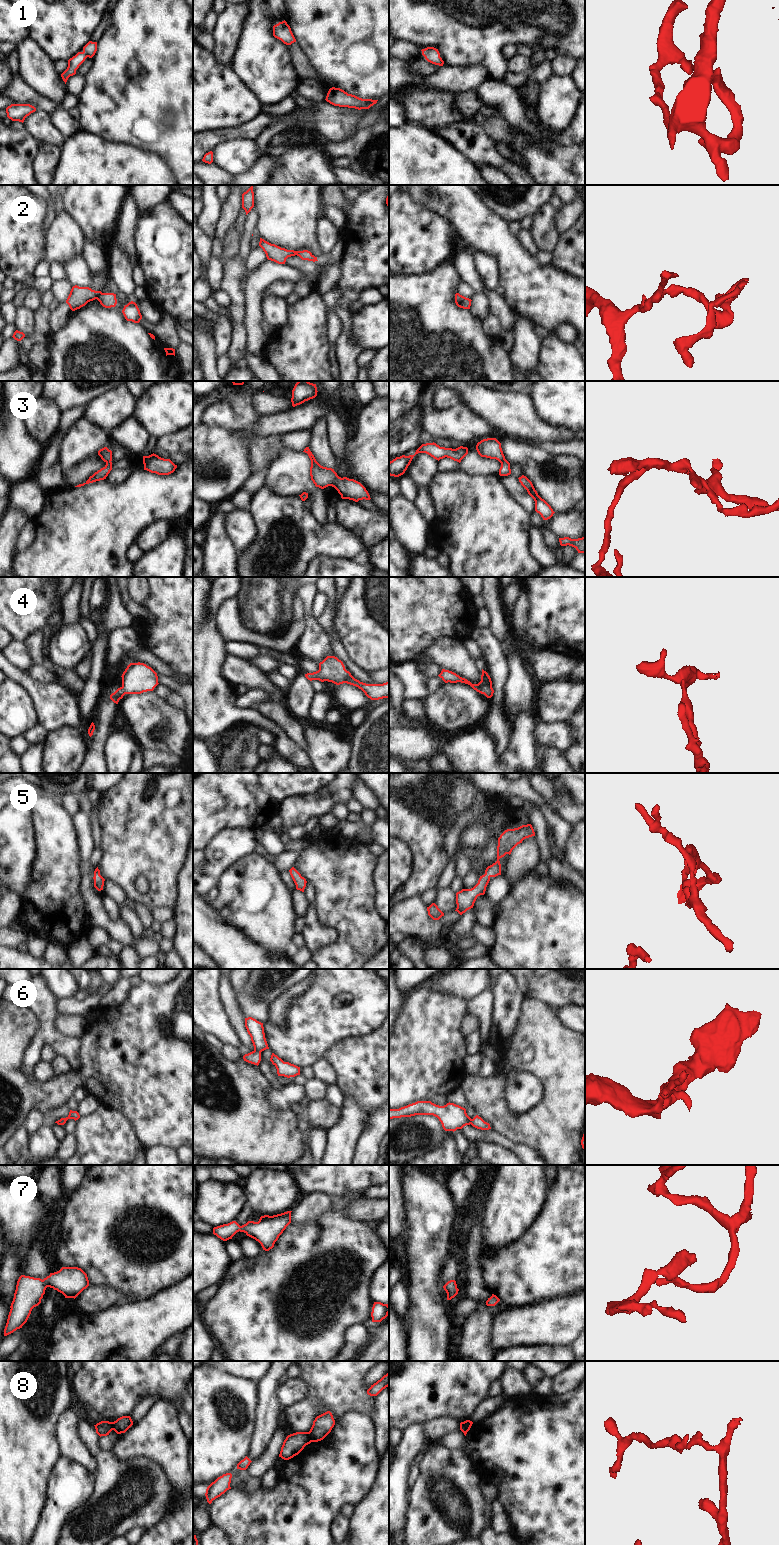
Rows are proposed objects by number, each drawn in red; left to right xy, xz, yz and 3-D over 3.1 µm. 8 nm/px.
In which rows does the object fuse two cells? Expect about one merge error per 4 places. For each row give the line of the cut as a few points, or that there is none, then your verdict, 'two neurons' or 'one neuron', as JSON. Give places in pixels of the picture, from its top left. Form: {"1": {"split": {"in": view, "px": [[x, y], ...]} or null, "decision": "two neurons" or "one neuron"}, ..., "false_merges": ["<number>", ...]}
{"1": {"split": null, "decision": "one neuron"}, "2": {"split": {"in": "xy", "px": [[102, 293], [96, 298]]}, "decision": "two neurons"}, "3": {"split": null, "decision": "one neuron"}, "4": {"split": null, "decision": "one neuron"}, "5": {"split": null, "decision": "one neuron"}, "6": {"split": null, "decision": "one neuron"}, "7": {"split": null, "decision": "one neuron"}, "8": {"split": {"in": "xz", "px": [[307, 1432], [311, 1441]]}, "decision": "two neurons"}, "false_merges": ["2", "8"]}

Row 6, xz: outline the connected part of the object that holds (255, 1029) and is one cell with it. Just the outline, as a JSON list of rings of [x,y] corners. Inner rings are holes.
[[[248,1017],[245,1018],[245,1027],[251,1037],[254,1050],[248,1054],[245,1054],[243,1059],[248,1063],[258,1066],[261,1061],[261,1052],[269,1049],[265,1038],[263,1023],[252,1017]]]

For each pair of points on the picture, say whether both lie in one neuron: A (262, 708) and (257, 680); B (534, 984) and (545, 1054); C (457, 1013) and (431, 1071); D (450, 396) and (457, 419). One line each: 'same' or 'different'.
A: different
B: different
C: same
D: different

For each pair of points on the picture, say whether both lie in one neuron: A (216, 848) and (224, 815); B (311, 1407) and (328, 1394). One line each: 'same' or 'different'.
A: different
B: different

